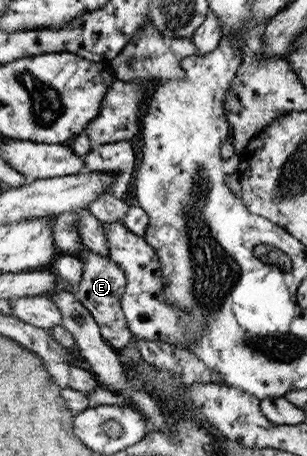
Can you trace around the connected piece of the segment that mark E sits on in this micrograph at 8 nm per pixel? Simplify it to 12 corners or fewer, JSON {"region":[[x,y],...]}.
{"region":[[86,248],[73,295],[101,338],[122,351],[132,335],[120,303],[125,273]]}

